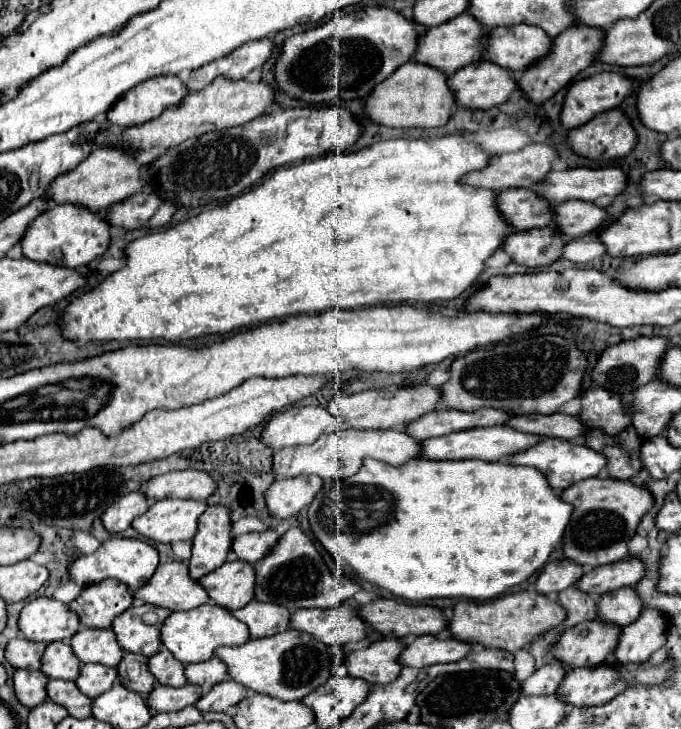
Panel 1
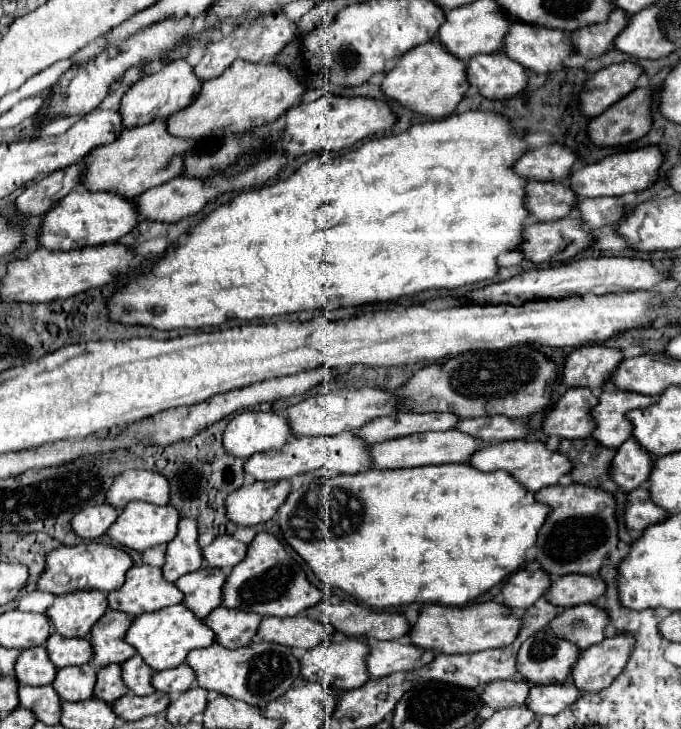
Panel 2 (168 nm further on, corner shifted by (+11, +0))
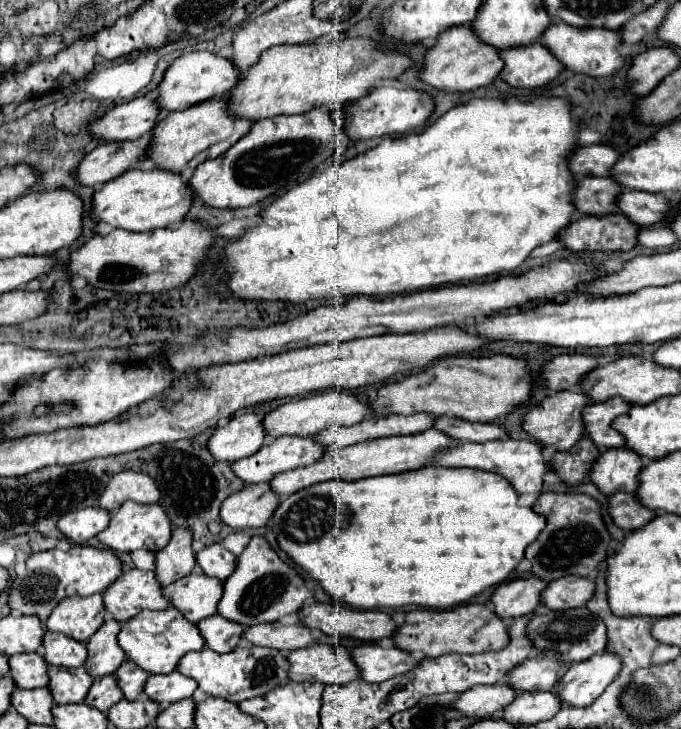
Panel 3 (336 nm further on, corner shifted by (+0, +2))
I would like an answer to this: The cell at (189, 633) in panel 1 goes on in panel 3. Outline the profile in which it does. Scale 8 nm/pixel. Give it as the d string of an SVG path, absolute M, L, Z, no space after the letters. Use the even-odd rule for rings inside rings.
M168 607L164 611L140 611L136 617L132 617L132 621L122 623L118 643L126 657L130 657L148 673L172 673L186 653L204 649L204 637L200 629L190 623L176 607Z

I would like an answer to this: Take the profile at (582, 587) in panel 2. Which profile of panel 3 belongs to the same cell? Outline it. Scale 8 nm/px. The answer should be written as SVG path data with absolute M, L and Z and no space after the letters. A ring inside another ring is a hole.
M564 577L552 581L542 593L542 605L552 611L566 611L574 607L584 607L596 591L596 583L586 577Z

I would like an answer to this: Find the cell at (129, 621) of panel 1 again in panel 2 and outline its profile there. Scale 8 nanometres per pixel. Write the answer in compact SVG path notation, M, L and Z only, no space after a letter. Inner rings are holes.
M107 611L89 633L89 643L93 647L93 665L97 669L107 665L121 665L129 657L135 655L133 647L127 647L123 641L125 629L129 629L129 623L133 619L129 615L123 615L121 611Z

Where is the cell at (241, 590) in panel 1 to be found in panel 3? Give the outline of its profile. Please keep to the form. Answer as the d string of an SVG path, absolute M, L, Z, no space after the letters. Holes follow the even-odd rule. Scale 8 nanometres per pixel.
M190 573L164 587L164 593L188 621L198 623L216 613L220 597L224 595L224 581L206 577L204 573Z

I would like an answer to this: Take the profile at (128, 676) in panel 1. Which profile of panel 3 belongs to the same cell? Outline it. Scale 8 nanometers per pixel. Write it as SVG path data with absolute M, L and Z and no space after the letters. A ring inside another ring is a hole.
M104 675L100 679L96 679L84 699L84 703L100 709L100 711L108 711L114 703L118 703L120 699L124 699L124 693L118 687L118 681L114 675Z

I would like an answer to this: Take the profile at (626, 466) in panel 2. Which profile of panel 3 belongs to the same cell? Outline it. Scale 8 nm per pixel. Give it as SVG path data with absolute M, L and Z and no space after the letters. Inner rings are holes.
M628 447L606 449L596 459L590 481L594 481L594 485L598 485L604 495L614 495L618 491L636 493L636 489L640 487L638 475L642 469L642 457L636 451Z

